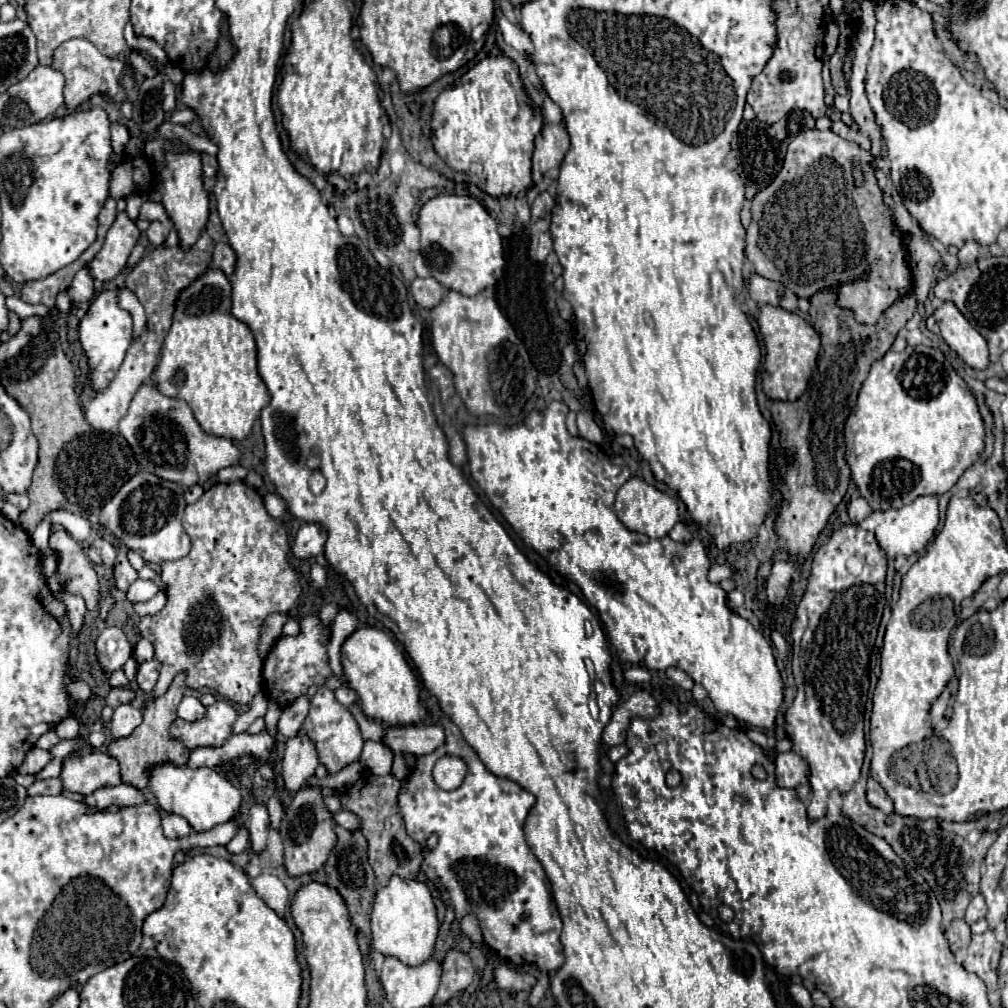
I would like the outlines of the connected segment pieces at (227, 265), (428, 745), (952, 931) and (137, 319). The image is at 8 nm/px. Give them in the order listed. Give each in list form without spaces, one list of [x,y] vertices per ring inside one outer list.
[[[218,242],[216,248],[214,248],[214,254],[212,254],[214,262],[212,266],[214,268],[222,268],[222,272],[230,278],[234,274],[234,268],[236,268],[236,252],[230,248],[230,244],[224,244],[224,242]]]
[[[418,724],[418,726],[396,726],[386,728],[384,744],[394,752],[424,756],[432,754],[446,740],[444,728],[440,724]]]
[[[952,920],[950,928],[946,930],[946,938],[950,942],[952,952],[958,952],[970,942],[970,926],[964,920]]]
[[[120,288],[118,290],[118,306],[122,310],[130,312],[130,316],[134,318],[134,336],[138,336],[142,332],[142,328],[146,326],[146,314],[144,314],[140,300],[128,288]]]

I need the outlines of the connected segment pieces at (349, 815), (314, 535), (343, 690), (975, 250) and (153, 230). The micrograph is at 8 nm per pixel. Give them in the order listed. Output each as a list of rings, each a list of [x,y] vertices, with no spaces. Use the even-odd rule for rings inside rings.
[[[348,810],[336,812],[336,814],[334,814],[334,820],[336,820],[342,828],[346,828],[346,830],[350,830],[350,832],[360,830],[360,824],[362,824],[360,816],[356,816],[354,812],[348,812]]]
[[[304,522],[294,538],[294,546],[292,552],[298,558],[312,558],[318,556],[320,552],[324,552],[324,544],[326,544],[328,532],[320,522]]]
[[[340,686],[340,688],[336,688],[336,690],[334,690],[334,694],[336,694],[338,702],[340,702],[340,704],[344,704],[344,706],[350,706],[350,704],[354,704],[354,702],[358,700],[356,692],[354,692],[350,686]]]
[[[974,240],[966,242],[966,244],[960,248],[960,252],[958,252],[960,264],[970,264],[970,262],[974,262],[974,260],[978,258],[980,250],[982,250],[982,246],[980,246],[978,242],[974,242]]]
[[[152,222],[150,224],[150,228],[146,230],[146,234],[148,234],[148,240],[154,244],[154,246],[160,246],[160,244],[164,244],[164,240],[166,240],[166,236],[168,236],[168,228],[162,224],[162,222]]]

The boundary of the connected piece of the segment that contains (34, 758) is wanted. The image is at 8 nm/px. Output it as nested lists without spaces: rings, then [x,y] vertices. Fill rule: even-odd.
[[[34,748],[20,766],[20,774],[38,774],[48,764],[48,760],[50,760],[50,752],[42,752],[40,748]]]

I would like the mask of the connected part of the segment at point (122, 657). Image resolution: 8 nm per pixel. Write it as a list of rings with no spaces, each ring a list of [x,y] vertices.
[[[108,626],[96,638],[96,656],[98,664],[104,672],[112,674],[114,670],[122,670],[126,660],[132,656],[132,646],[128,644],[124,632],[116,626]]]

